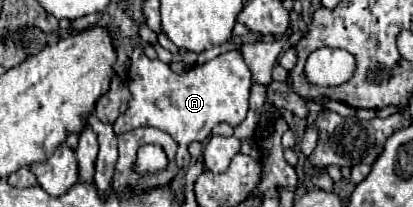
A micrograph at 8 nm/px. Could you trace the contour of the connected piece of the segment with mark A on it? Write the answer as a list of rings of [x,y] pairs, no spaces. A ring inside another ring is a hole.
[[[136,48],[132,56],[134,58],[130,58],[128,68],[128,88],[132,96],[126,112],[120,114],[118,120],[112,124],[116,136],[144,126],[160,128],[168,132],[178,144],[176,154],[178,168],[188,168],[190,142],[194,140],[204,142],[218,122],[240,126],[246,120],[252,74],[240,52],[220,54],[218,58],[202,66],[196,66],[184,74],[174,74],[168,64],[146,58],[142,48]]]

